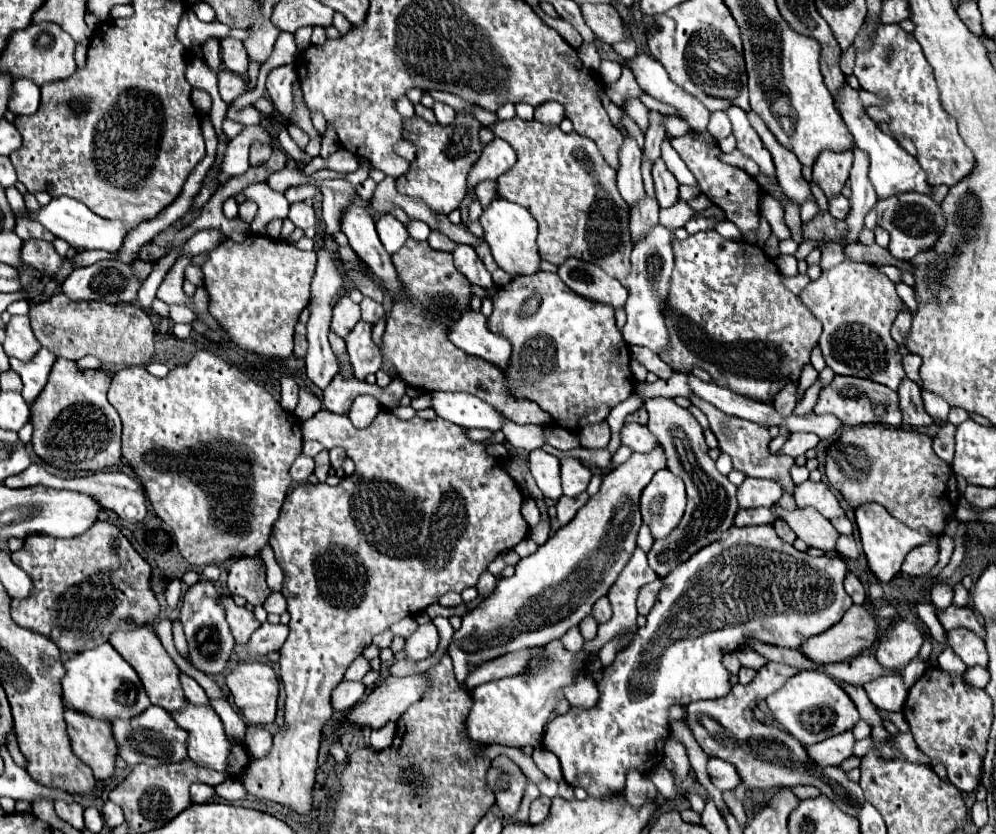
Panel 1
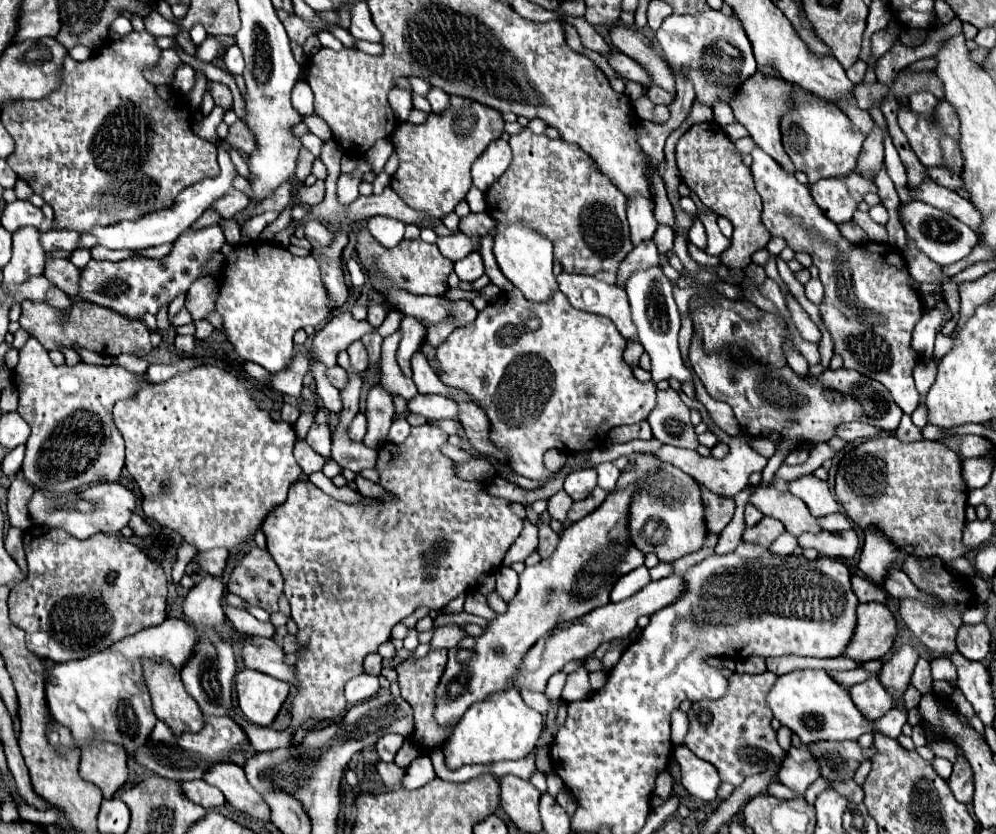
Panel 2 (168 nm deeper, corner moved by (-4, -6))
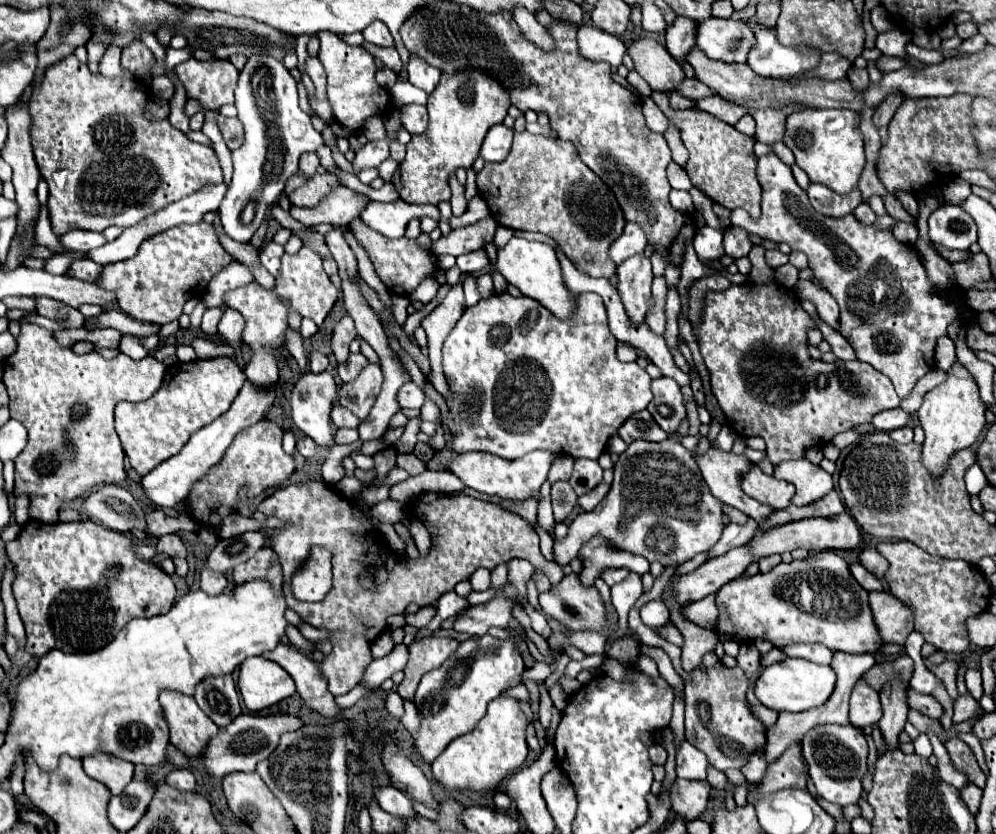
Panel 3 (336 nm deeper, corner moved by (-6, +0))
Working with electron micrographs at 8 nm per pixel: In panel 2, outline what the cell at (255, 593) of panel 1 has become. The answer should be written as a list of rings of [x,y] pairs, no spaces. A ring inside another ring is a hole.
[[[251,549],[233,569],[227,589],[247,603],[277,613],[277,601],[283,593],[279,567],[265,549]]]

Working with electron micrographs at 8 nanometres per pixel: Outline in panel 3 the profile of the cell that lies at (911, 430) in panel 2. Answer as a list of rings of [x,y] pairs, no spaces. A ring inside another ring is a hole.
[[[899,427],[899,429],[891,431],[889,435],[891,435],[891,439],[897,441],[897,443],[911,443],[911,441],[913,441],[913,429],[911,429],[911,427]]]

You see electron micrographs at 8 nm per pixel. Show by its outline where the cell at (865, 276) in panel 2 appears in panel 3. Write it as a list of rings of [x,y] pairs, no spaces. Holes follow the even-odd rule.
[[[775,153],[757,161],[757,179],[762,187],[761,217],[753,221],[742,208],[731,211],[731,223],[775,243],[787,243],[809,257],[815,279],[835,297],[841,309],[839,333],[851,343],[859,361],[887,375],[901,399],[907,399],[927,371],[931,371],[933,349],[939,335],[955,319],[973,315],[959,293],[935,293],[929,287],[919,253],[875,225],[863,225],[853,215],[839,219],[817,213],[807,193],[797,185],[791,167]]]

